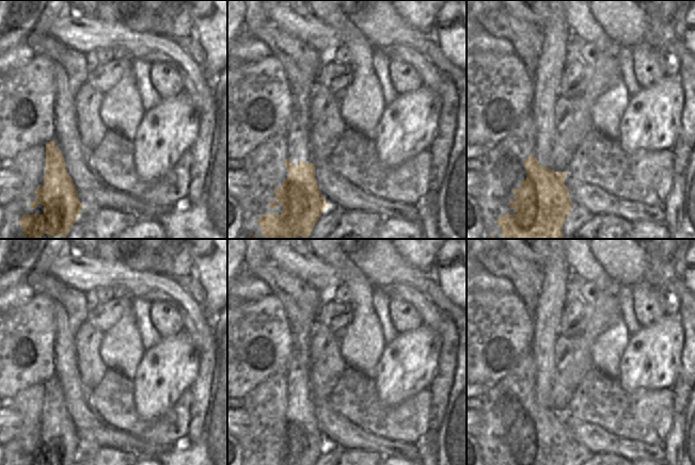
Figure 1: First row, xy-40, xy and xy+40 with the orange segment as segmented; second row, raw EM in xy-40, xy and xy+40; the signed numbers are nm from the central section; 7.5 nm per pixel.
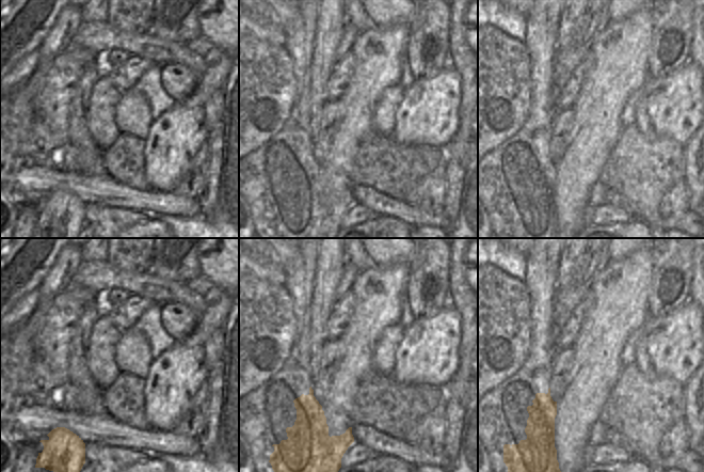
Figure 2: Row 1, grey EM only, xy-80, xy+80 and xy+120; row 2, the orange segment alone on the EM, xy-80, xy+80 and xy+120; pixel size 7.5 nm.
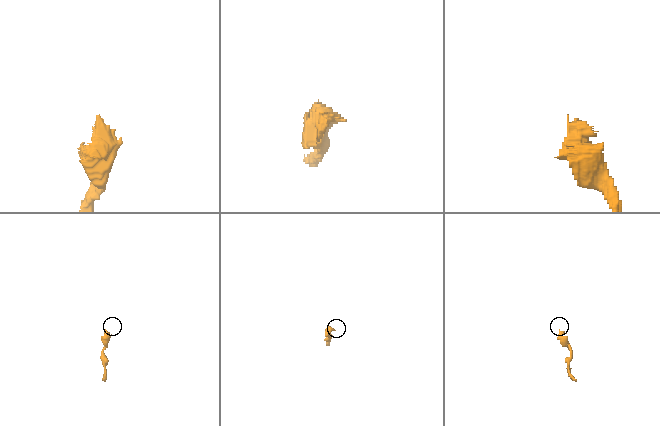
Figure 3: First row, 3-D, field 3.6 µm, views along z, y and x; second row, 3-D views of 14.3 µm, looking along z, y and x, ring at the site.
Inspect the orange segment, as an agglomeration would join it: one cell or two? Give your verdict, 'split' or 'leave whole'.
split

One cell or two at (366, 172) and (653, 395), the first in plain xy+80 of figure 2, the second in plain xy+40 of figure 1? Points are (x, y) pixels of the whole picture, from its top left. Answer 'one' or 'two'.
one

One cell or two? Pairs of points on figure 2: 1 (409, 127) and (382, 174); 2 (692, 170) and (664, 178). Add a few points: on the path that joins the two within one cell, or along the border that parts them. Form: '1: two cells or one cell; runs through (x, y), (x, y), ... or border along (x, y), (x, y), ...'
1: two cells; border along (392, 137), (402, 144), (424, 145)
2: two cells; border along (685, 146), (684, 178)

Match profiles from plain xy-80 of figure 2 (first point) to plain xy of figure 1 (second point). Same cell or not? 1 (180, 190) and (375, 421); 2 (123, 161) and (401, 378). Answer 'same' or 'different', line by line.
1: same
2: different

